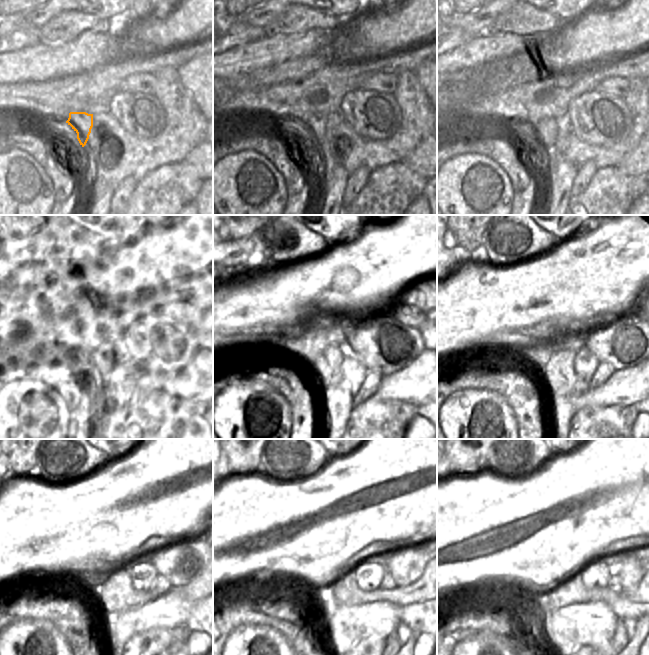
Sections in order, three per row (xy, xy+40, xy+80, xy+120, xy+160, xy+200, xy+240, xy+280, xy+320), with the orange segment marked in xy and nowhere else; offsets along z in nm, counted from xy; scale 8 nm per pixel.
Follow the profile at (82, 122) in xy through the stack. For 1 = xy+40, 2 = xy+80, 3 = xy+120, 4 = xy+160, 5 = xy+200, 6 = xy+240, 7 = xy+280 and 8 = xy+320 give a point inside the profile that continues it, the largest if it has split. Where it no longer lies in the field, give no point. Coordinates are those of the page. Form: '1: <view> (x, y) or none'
1: xy+40 (316, 127)
2: xy+80 (547, 130)
3: xy+120 (108, 364)
4: xy+160 (328, 367)
5: xy+200 (559, 374)
6: xy+240 (116, 594)
7: xy+280 (415, 593)
8: xy+320 (640, 595)

